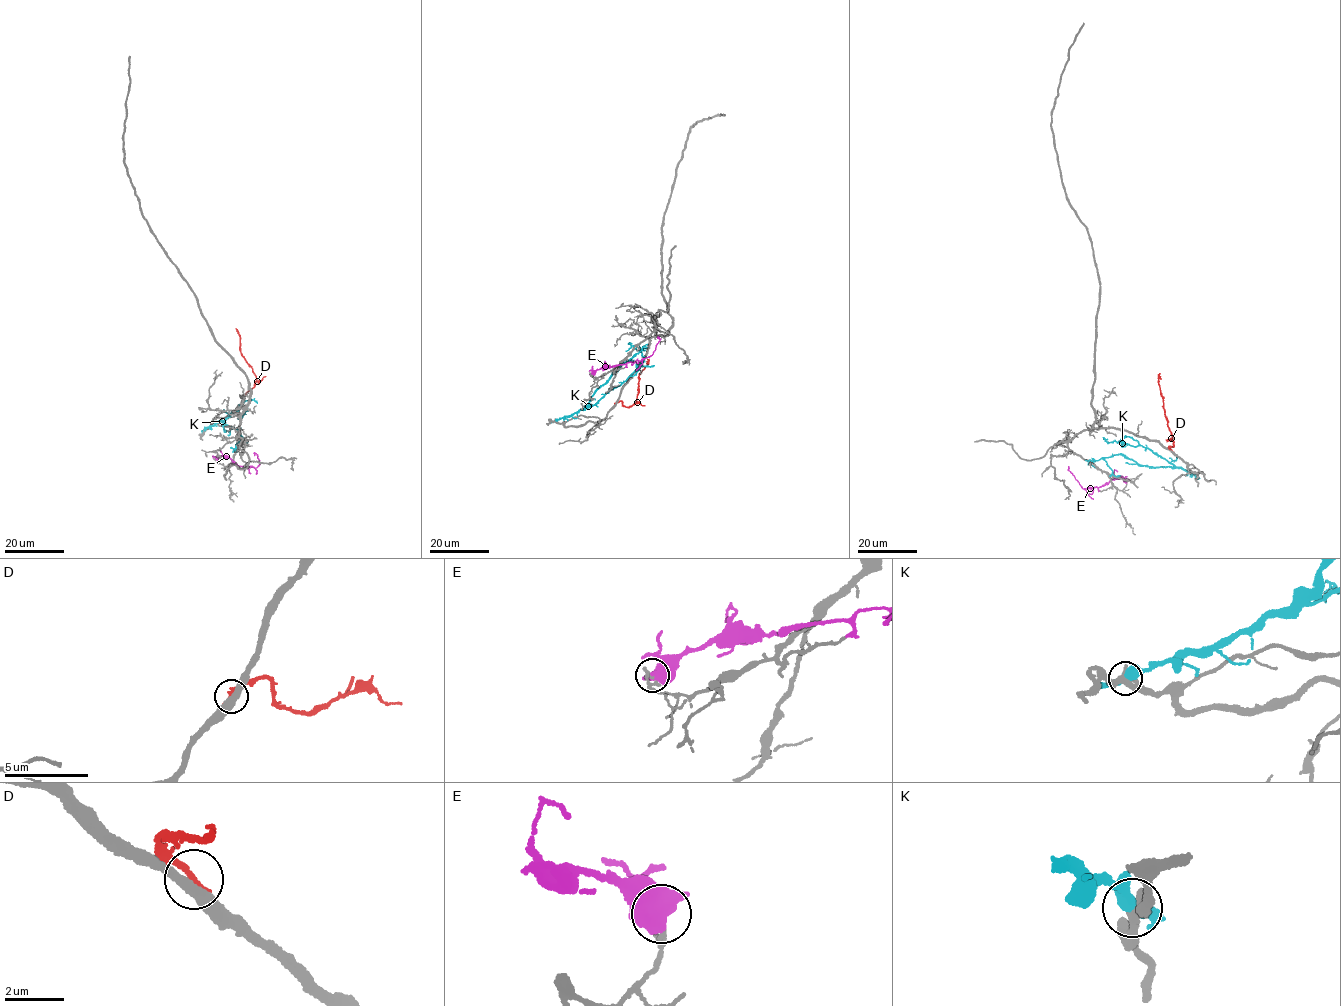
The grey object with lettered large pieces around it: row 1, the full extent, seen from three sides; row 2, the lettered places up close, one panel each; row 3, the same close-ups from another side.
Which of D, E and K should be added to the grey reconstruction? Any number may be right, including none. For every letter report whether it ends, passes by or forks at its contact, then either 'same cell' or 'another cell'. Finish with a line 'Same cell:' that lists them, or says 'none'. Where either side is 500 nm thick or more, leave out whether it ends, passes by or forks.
D: it ends | another cell
E: another cell
K: it passes by | another cell
Same cell: none

